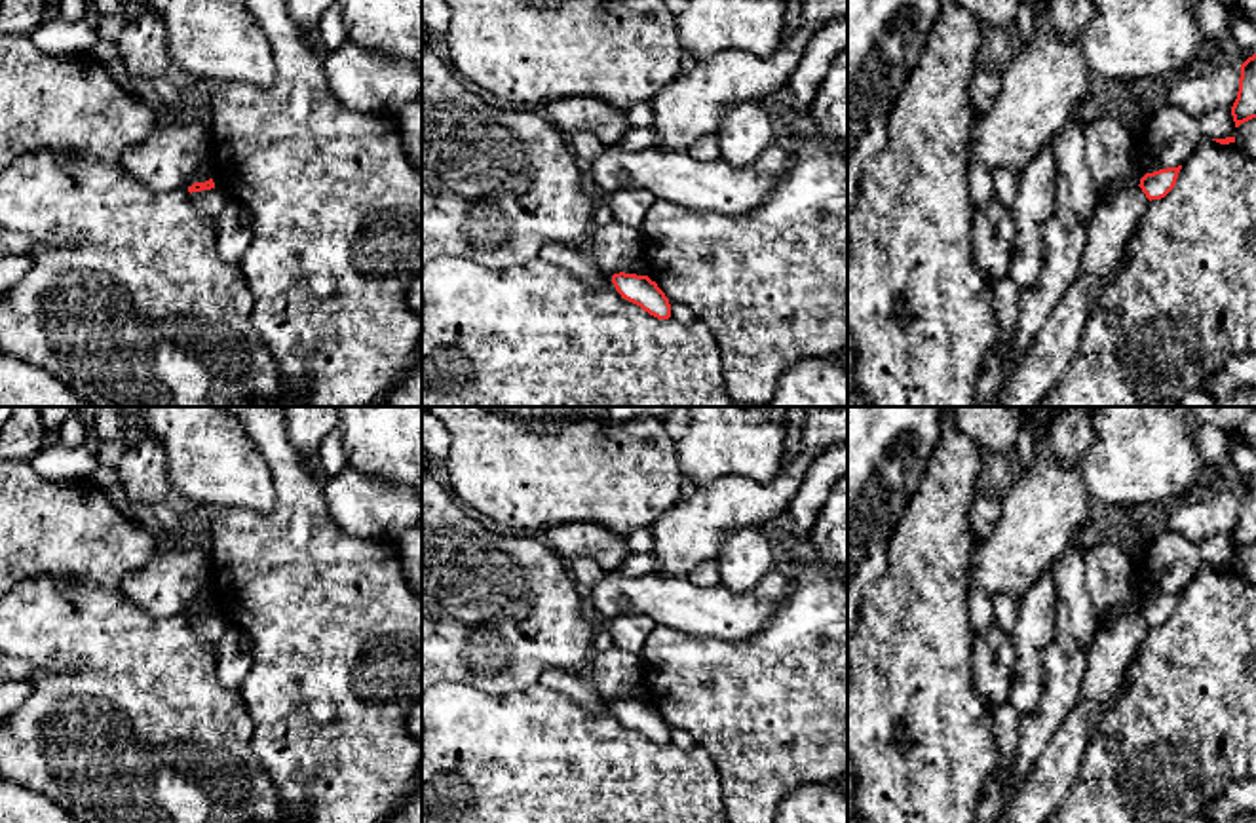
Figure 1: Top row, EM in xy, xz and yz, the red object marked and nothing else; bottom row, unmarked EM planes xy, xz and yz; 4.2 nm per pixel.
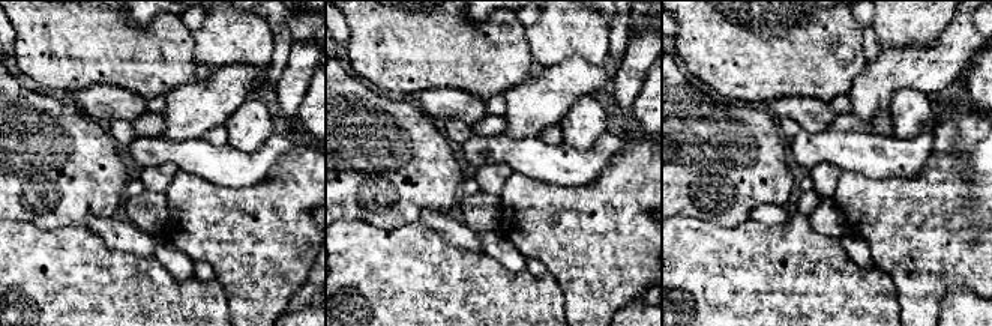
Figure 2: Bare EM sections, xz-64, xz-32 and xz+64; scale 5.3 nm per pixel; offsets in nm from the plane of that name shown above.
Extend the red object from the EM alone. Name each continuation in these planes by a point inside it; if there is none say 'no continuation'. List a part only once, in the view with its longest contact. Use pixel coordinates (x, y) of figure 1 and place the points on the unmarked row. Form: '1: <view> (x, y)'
no continuation

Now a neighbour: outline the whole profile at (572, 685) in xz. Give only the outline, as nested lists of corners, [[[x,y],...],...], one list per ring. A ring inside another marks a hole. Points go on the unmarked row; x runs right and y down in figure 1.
[[[545,669],[538,680],[540,686],[551,688],[562,696],[576,699],[589,713],[599,715],[604,709],[600,694],[591,682],[585,682],[580,673],[562,669]]]

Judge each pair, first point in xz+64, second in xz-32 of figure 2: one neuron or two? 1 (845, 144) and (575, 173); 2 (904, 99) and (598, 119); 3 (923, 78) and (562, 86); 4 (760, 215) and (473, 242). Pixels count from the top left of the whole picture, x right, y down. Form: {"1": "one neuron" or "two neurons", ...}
{"1": "one neuron", "2": "one neuron", "3": "one neuron", "4": "one neuron"}

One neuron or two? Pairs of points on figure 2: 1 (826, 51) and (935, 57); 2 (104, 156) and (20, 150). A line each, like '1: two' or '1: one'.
1: two
2: one

